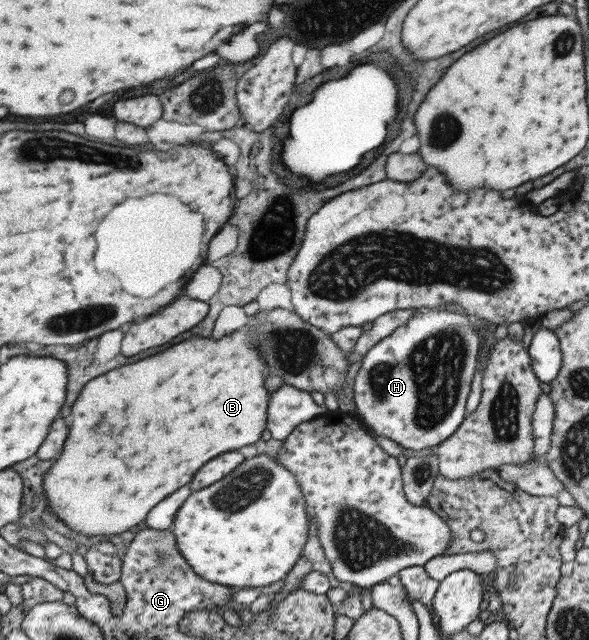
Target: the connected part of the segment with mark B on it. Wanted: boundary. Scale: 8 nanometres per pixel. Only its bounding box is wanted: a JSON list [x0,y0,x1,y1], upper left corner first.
[41,324,270,537]

